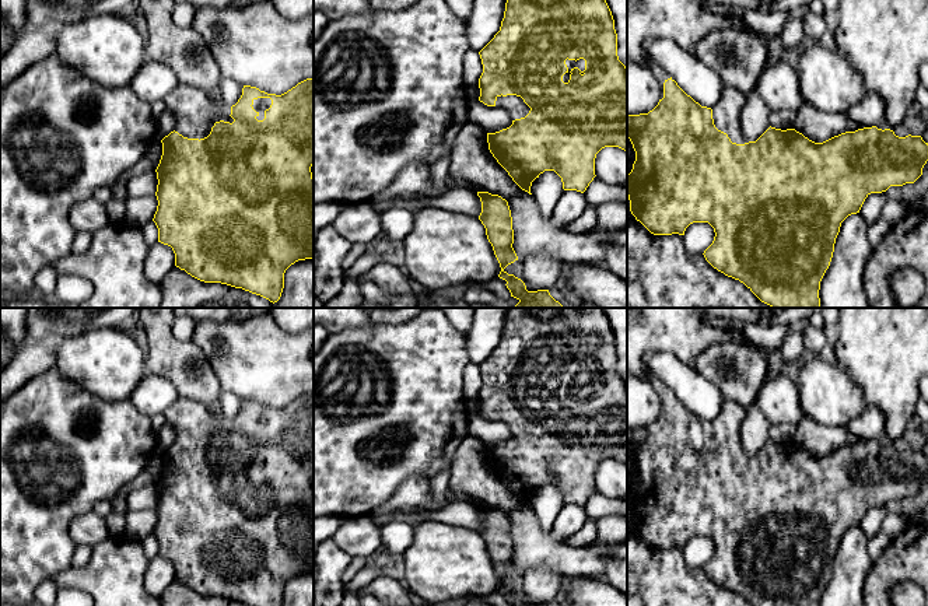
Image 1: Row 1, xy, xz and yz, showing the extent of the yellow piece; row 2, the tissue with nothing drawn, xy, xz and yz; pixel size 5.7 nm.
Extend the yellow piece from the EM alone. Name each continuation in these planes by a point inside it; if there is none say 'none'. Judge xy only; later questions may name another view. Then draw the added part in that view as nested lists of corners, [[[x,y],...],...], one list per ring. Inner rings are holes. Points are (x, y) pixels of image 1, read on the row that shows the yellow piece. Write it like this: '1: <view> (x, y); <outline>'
1: xy (261, 104); [[[258,98],[253,99],[253,109],[259,113],[256,116],[258,120],[263,120],[265,119],[265,111],[269,109],[272,105],[272,99],[270,98]]]
2: xy (195, 114); [[[179,84],[164,98],[176,119],[175,132],[188,139],[204,139],[216,122],[231,115],[231,106],[216,106],[203,90]]]

